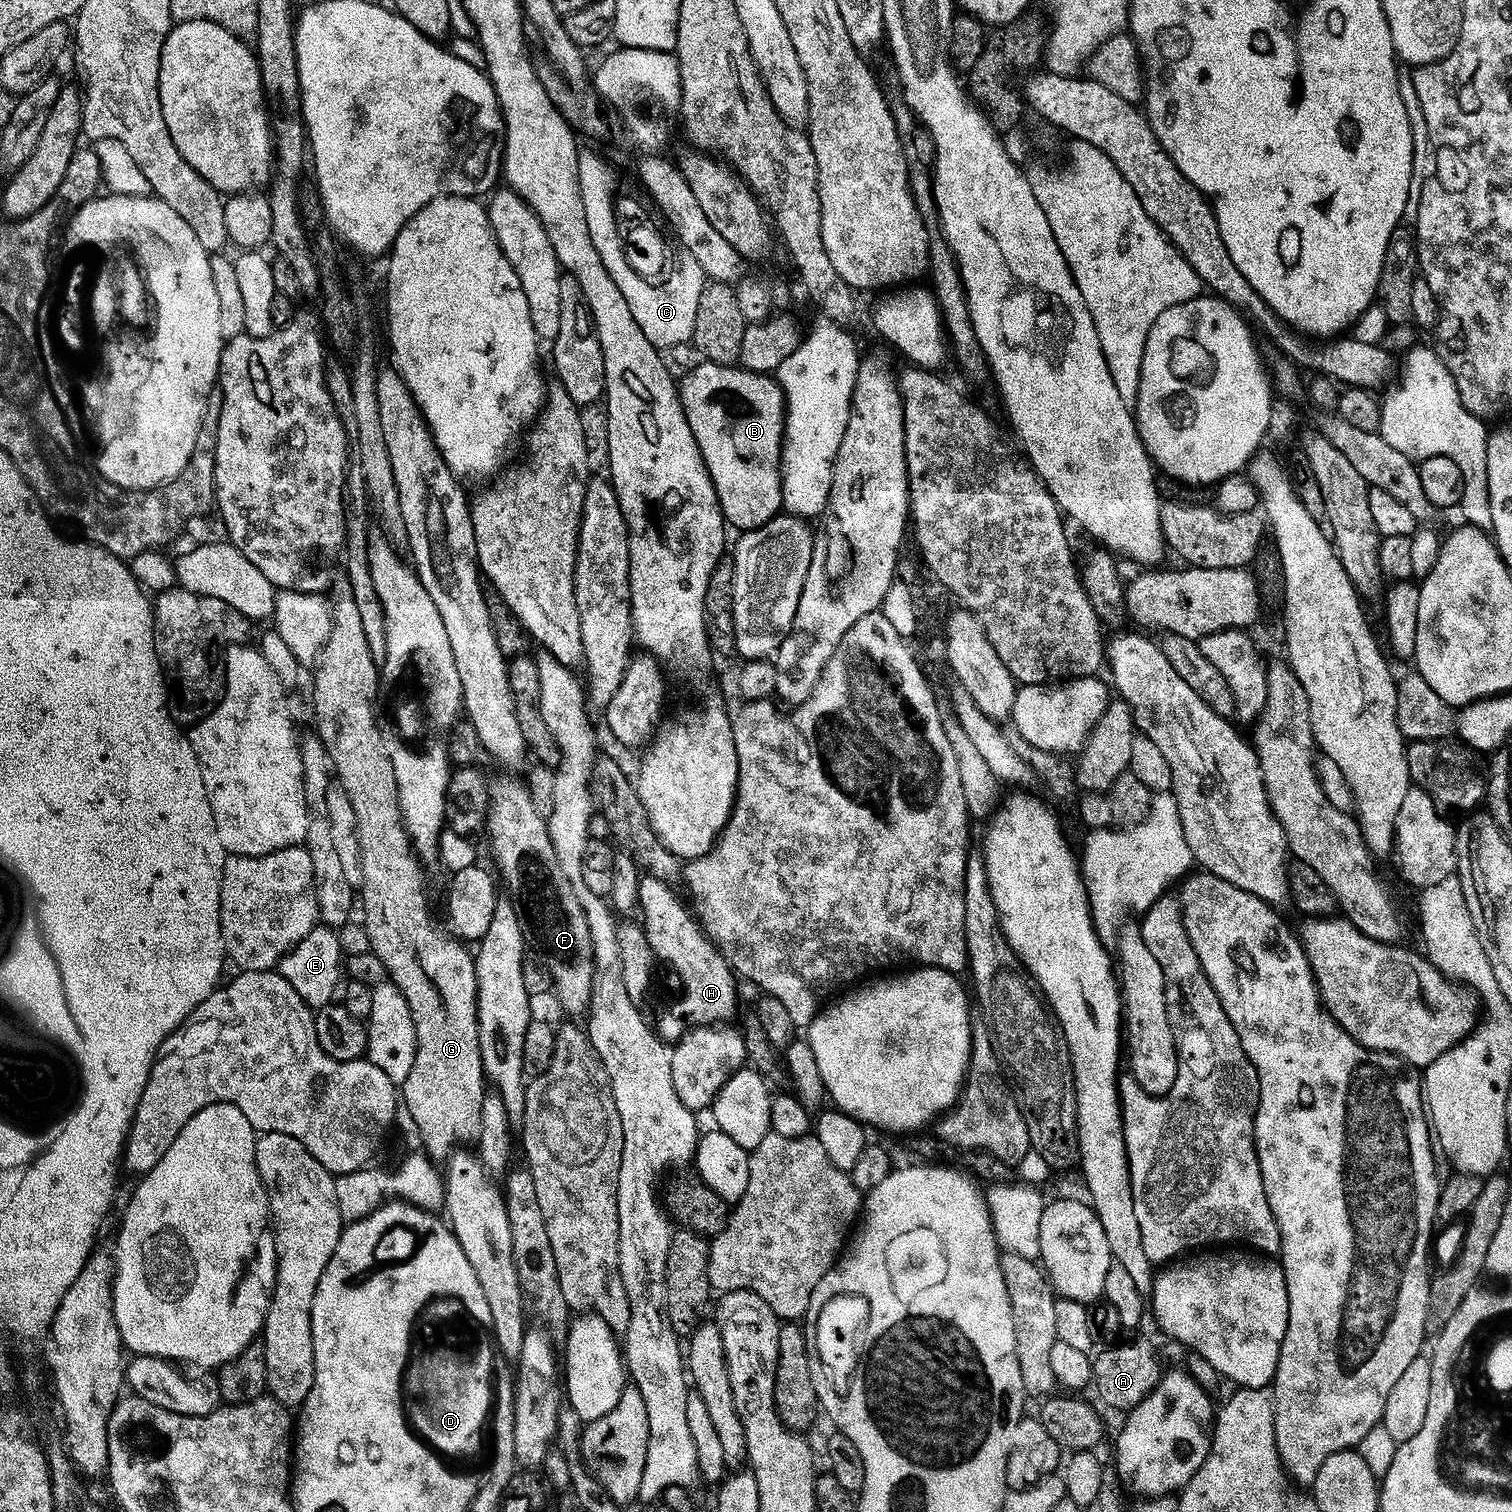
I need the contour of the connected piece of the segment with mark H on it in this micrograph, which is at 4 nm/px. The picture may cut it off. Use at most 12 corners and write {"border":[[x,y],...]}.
{"border":[[658,878],[640,881],[644,933],[684,993],[654,1024],[675,1042],[736,1012],[732,967]]}

